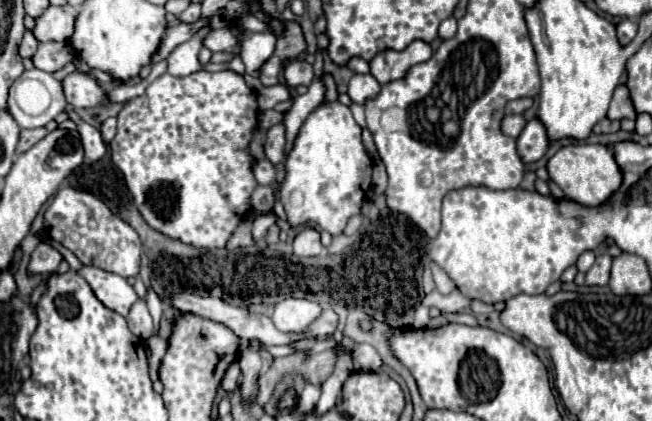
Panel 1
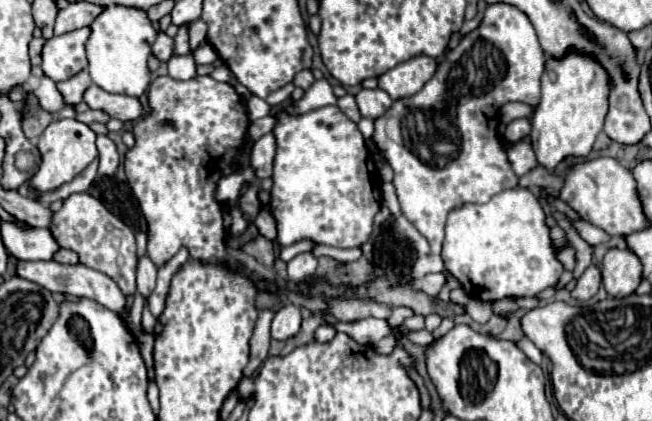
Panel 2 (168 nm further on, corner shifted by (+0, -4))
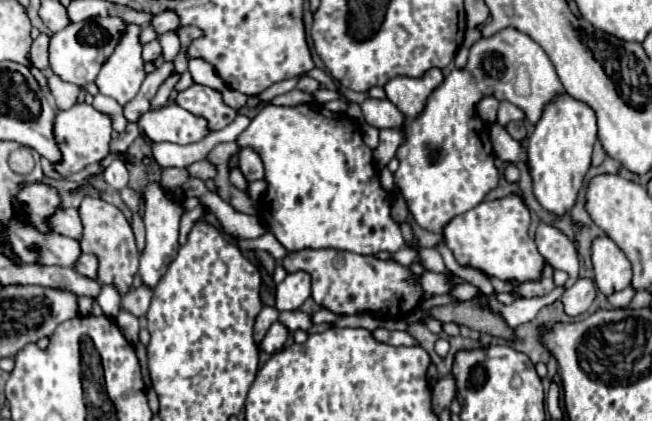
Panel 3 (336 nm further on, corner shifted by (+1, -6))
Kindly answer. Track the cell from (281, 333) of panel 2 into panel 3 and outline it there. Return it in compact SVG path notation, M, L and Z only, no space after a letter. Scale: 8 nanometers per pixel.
M276 321L276 323L268 329L268 333L266 333L260 349L266 351L266 353L276 353L276 351L280 351L280 349L284 347L286 339L288 339L288 329L286 329L286 325L280 323L280 321Z

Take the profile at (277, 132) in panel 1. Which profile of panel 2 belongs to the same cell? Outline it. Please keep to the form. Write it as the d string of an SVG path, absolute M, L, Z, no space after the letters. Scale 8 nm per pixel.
M267 133L263 137L259 137L251 149L251 167L255 171L257 179L265 179L271 177L273 171L273 149L275 149L275 141L273 135Z

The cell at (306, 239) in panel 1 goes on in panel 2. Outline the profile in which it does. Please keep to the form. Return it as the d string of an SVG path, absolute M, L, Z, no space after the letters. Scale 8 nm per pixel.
M301 253L295 259L291 259L287 263L287 273L289 273L289 283L297 285L307 281L309 277L313 277L317 269L317 259L311 253Z

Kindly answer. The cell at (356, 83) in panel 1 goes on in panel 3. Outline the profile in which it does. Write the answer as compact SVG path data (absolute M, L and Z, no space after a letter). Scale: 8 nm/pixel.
M368 97L360 107L362 107L366 123L370 123L376 129L402 125L404 115L388 99L370 99Z

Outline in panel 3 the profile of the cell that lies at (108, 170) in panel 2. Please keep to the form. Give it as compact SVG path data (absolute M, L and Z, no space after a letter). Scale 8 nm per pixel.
M114 159L114 161L106 167L106 171L102 173L102 177L104 177L104 181L106 181L110 187L122 191L122 189L126 187L126 183L128 183L128 171L126 171L124 161Z

